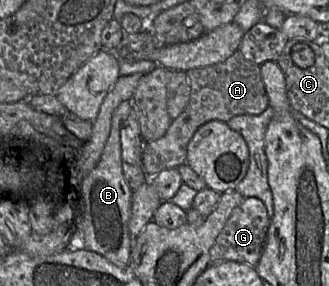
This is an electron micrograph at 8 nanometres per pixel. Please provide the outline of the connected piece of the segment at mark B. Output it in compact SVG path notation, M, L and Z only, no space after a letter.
M132 100L123 101L114 111L110 134L97 165L81 183L81 243L74 247L95 252L119 267L128 267L134 241L129 231L133 191L122 169L120 131L123 120L132 109Z

